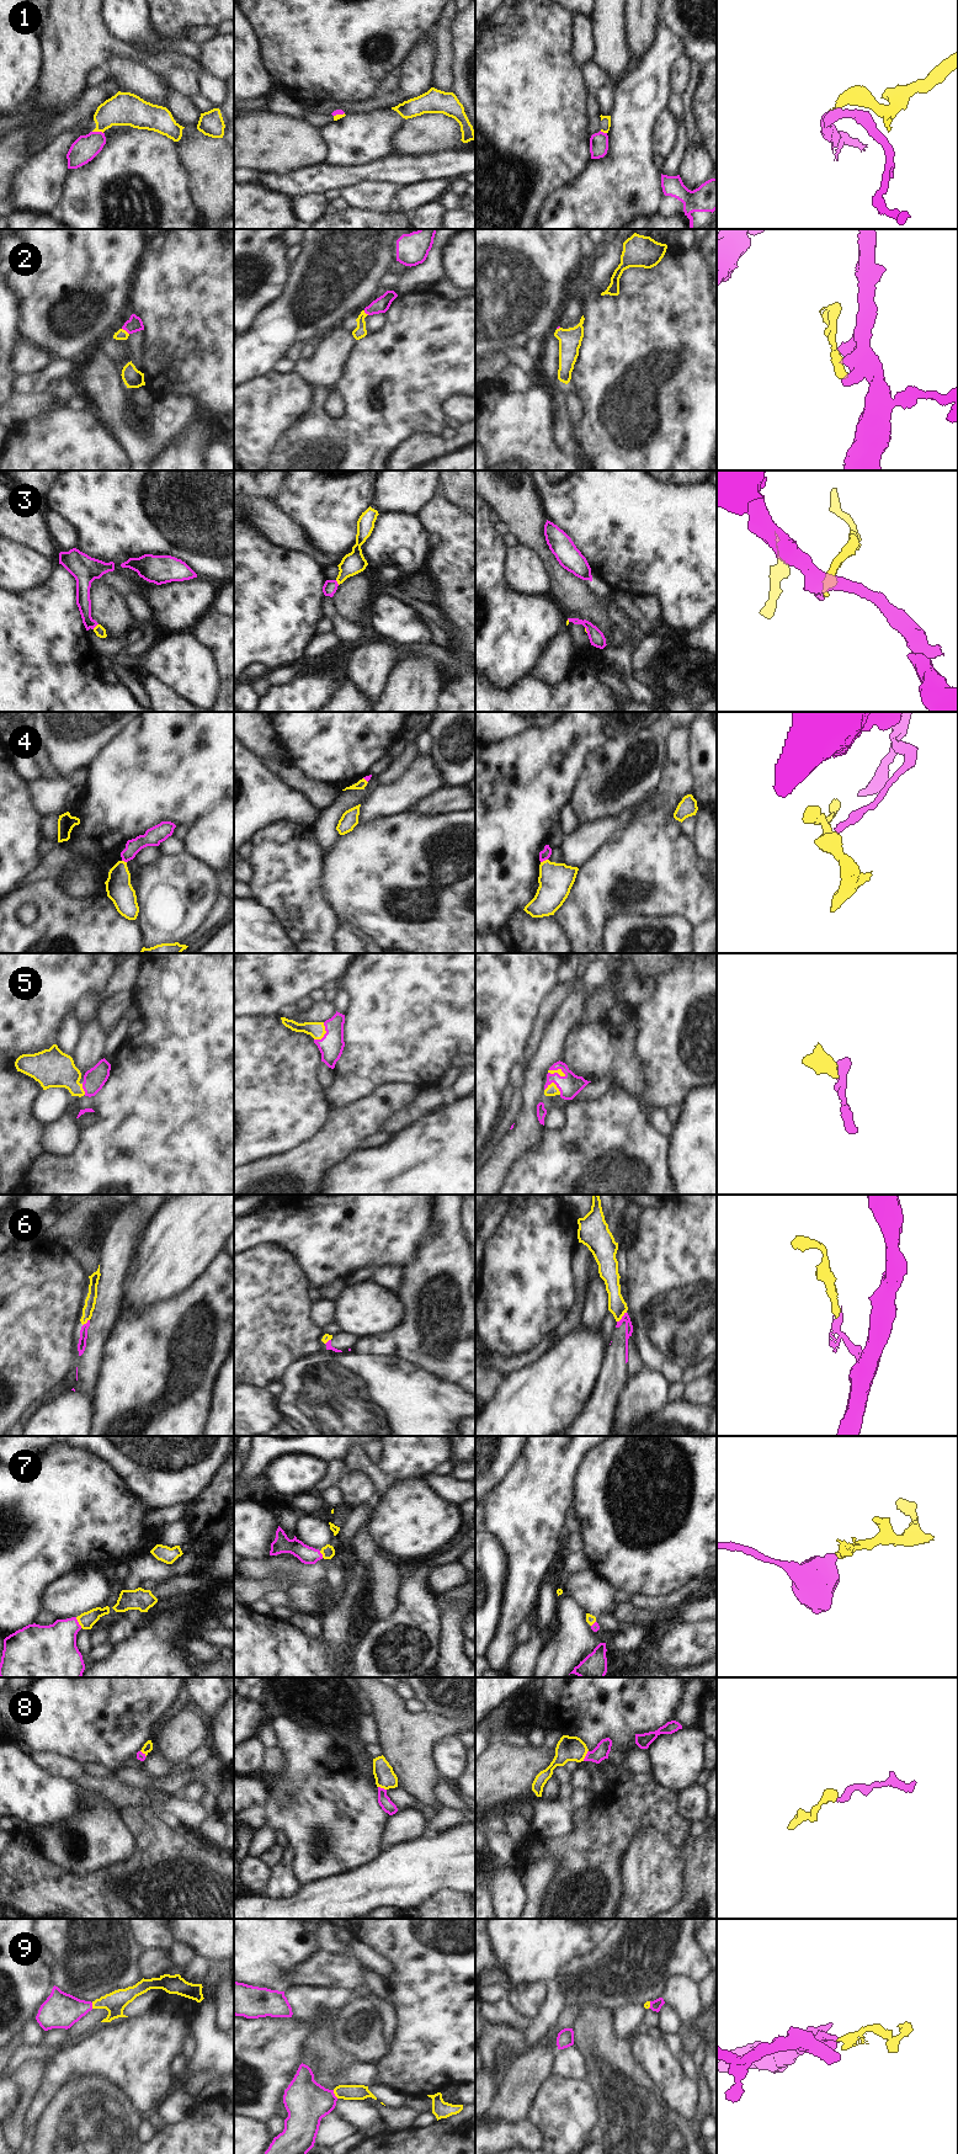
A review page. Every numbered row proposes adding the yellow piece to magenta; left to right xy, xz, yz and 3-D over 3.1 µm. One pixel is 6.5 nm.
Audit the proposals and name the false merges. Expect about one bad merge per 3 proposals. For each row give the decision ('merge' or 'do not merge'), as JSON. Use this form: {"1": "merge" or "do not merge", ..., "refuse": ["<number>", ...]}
{"1": "do not merge", "2": "merge", "3": "do not merge", "4": "do not merge", "5": "merge", "6": "merge", "7": "merge", "8": "merge", "9": "merge", "refuse": ["1", "3", "4"]}

